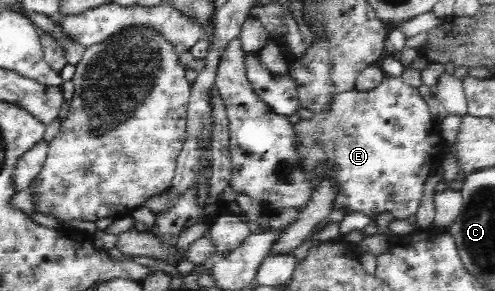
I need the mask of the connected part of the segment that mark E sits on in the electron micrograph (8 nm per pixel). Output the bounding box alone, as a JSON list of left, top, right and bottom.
[292,77,448,221]

